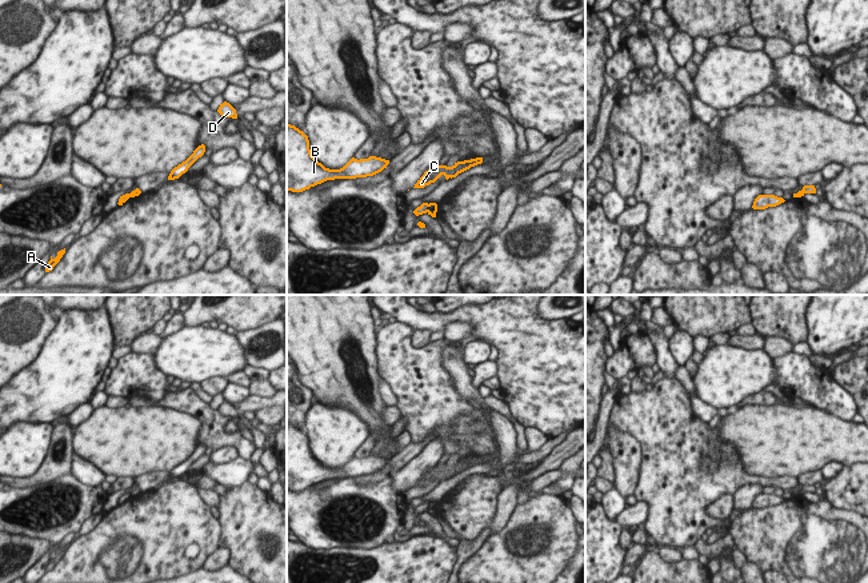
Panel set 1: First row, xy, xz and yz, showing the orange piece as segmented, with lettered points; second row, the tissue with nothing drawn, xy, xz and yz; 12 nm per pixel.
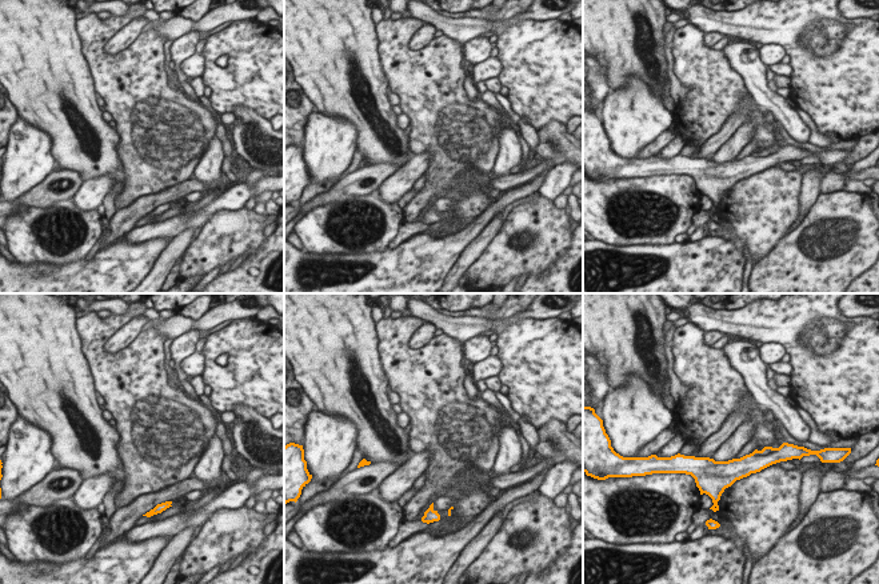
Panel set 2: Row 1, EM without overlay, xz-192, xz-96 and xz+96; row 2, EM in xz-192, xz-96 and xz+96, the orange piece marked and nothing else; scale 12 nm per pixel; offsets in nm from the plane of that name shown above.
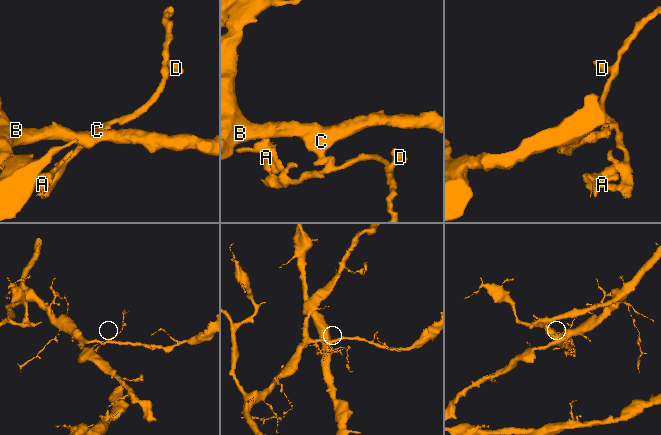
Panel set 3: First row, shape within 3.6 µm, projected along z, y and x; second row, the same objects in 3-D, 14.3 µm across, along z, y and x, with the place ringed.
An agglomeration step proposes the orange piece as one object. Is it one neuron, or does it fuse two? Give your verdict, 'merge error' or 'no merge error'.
merge error

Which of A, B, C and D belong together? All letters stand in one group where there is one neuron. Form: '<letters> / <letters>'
A D / B C

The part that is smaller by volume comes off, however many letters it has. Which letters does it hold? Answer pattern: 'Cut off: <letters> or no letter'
Cut off: A, D

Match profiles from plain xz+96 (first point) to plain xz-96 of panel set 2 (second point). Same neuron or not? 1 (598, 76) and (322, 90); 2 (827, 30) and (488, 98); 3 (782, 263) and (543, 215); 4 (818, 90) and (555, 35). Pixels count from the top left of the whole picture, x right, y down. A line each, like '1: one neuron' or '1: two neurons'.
1: two neurons
2: two neurons
3: one neuron
4: one neuron

